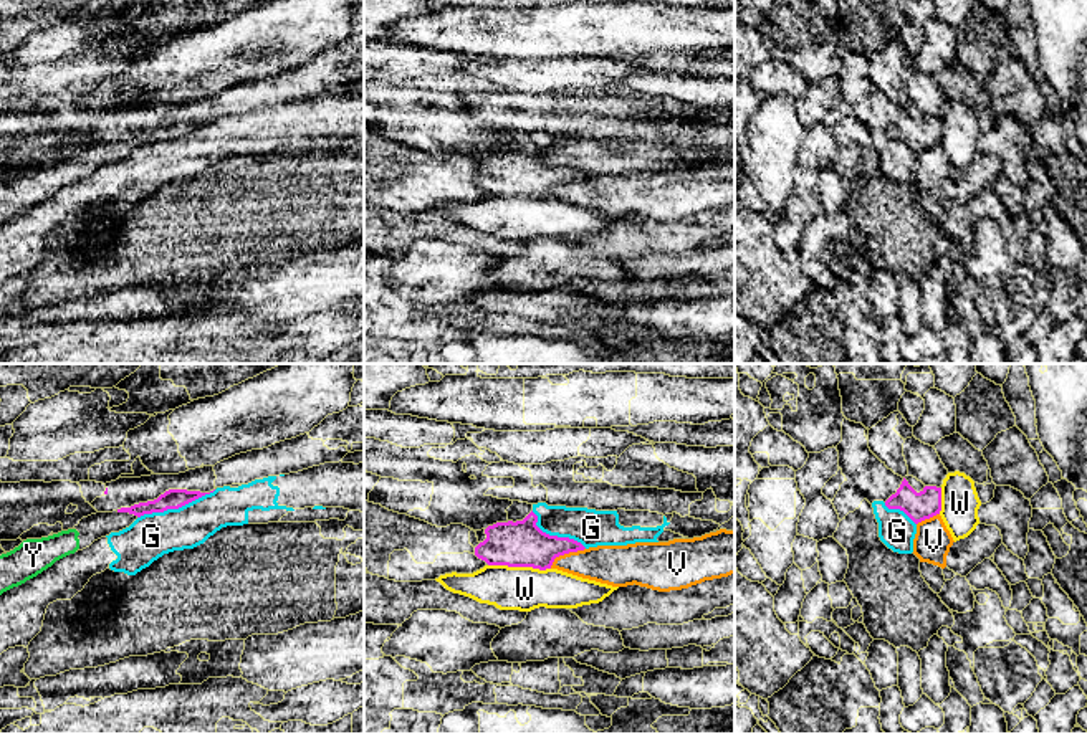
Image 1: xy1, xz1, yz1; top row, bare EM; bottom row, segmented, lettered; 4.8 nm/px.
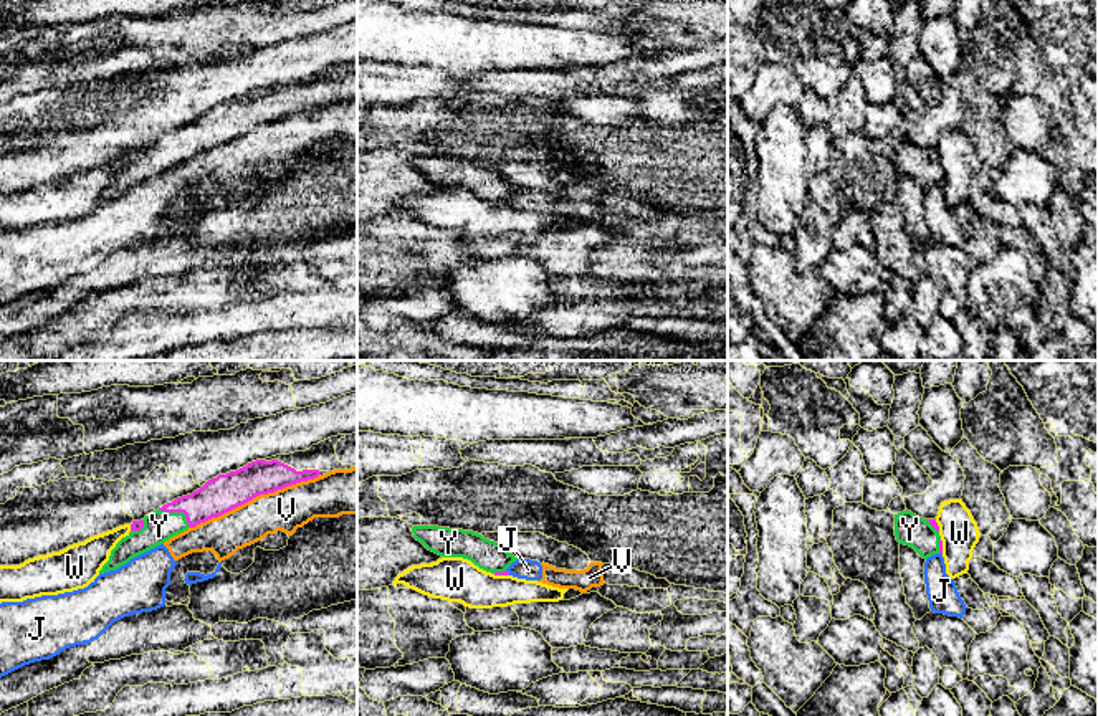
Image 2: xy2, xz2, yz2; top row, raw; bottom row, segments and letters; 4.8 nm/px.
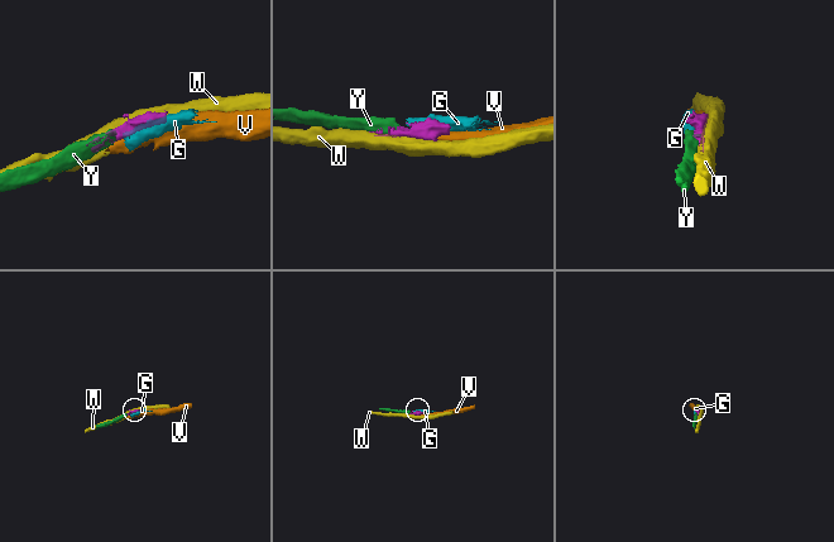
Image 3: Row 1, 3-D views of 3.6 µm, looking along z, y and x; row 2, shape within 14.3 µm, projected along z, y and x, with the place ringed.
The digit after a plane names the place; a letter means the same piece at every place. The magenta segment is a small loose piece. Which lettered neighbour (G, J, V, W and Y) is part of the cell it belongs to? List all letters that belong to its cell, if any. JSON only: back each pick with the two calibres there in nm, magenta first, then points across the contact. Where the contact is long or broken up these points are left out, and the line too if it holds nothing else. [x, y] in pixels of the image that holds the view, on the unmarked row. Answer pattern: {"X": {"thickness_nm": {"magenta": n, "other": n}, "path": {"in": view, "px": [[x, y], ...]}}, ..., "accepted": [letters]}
{"Y": {"thickness_nm": {"magenta": 180, "other": 150}, "path": {"in": "xy2", "px": [[224, 123], [189, 141], [177, 141], [159, 156]]}}, "accepted": ["Y"]}

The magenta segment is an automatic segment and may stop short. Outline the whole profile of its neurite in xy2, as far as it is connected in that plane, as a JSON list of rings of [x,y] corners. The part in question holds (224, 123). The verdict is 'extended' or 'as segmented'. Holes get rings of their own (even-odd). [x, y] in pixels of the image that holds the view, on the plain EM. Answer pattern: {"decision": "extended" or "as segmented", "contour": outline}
{"decision": "extended", "contour": [[[357,63],[331,66],[306,81],[256,89],[236,101],[218,104],[192,124],[132,150],[131,162],[116,174],[99,203],[116,200],[189,157],[218,147],[260,124],[314,109],[322,101],[351,98],[357,98]]]}

